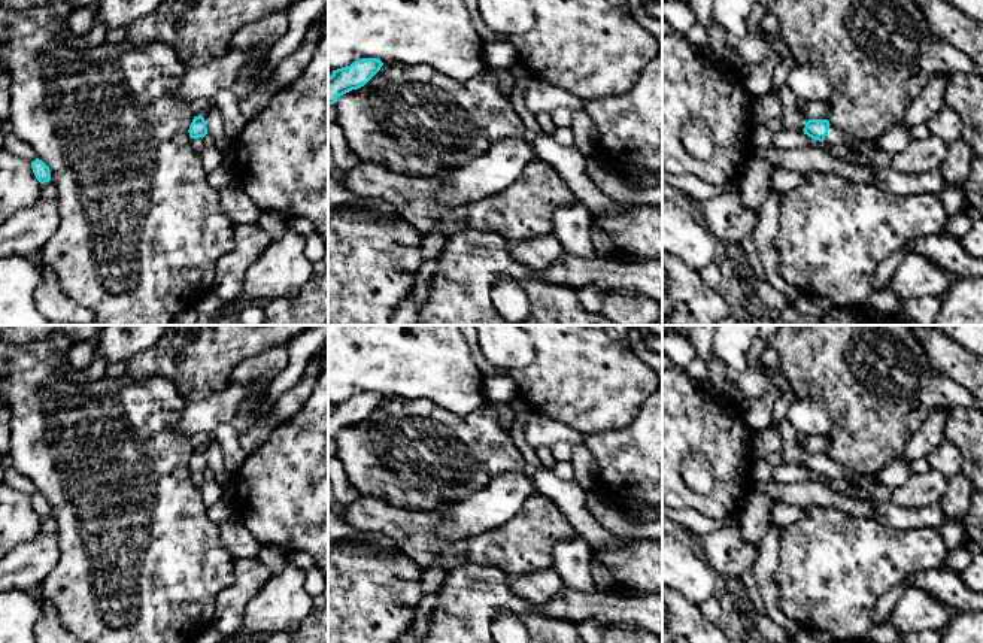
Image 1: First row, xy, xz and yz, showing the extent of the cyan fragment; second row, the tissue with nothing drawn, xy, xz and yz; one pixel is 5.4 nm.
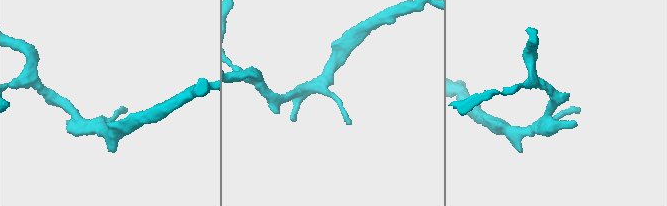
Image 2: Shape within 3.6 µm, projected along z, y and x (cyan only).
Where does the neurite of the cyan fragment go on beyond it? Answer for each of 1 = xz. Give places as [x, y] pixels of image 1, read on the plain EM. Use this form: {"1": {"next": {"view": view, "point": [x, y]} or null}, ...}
{"1": {"next": null}}

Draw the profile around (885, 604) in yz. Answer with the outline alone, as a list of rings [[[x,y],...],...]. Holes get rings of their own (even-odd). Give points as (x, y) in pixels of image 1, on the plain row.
[[[908,577],[904,579],[901,583],[898,583],[896,586],[894,586],[892,589],[889,589],[888,592],[885,592],[876,603],[874,606],[874,621],[877,624],[882,624],[885,621],[889,619],[895,604],[898,603],[898,600],[901,598],[901,595],[904,594],[904,591],[907,588],[910,588],[910,580]]]

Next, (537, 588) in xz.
[[[544,568],[522,576],[509,574],[509,589],[531,604],[544,604],[564,591],[565,583],[553,568]]]

